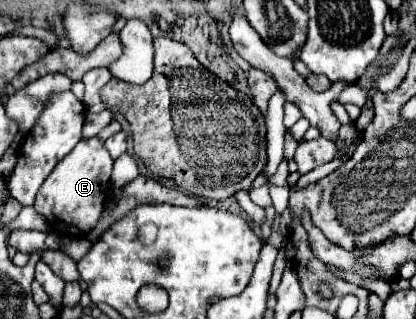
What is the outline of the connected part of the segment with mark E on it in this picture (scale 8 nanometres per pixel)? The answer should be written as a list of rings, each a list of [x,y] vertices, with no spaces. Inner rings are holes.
[[[98,137],[82,139],[70,155],[66,155],[46,177],[42,183],[42,189],[38,191],[34,209],[52,225],[54,215],[54,227],[72,237],[80,237],[84,233],[84,227],[94,227],[98,223],[104,205],[112,195],[111,173],[114,159],[104,147],[104,141]]]

